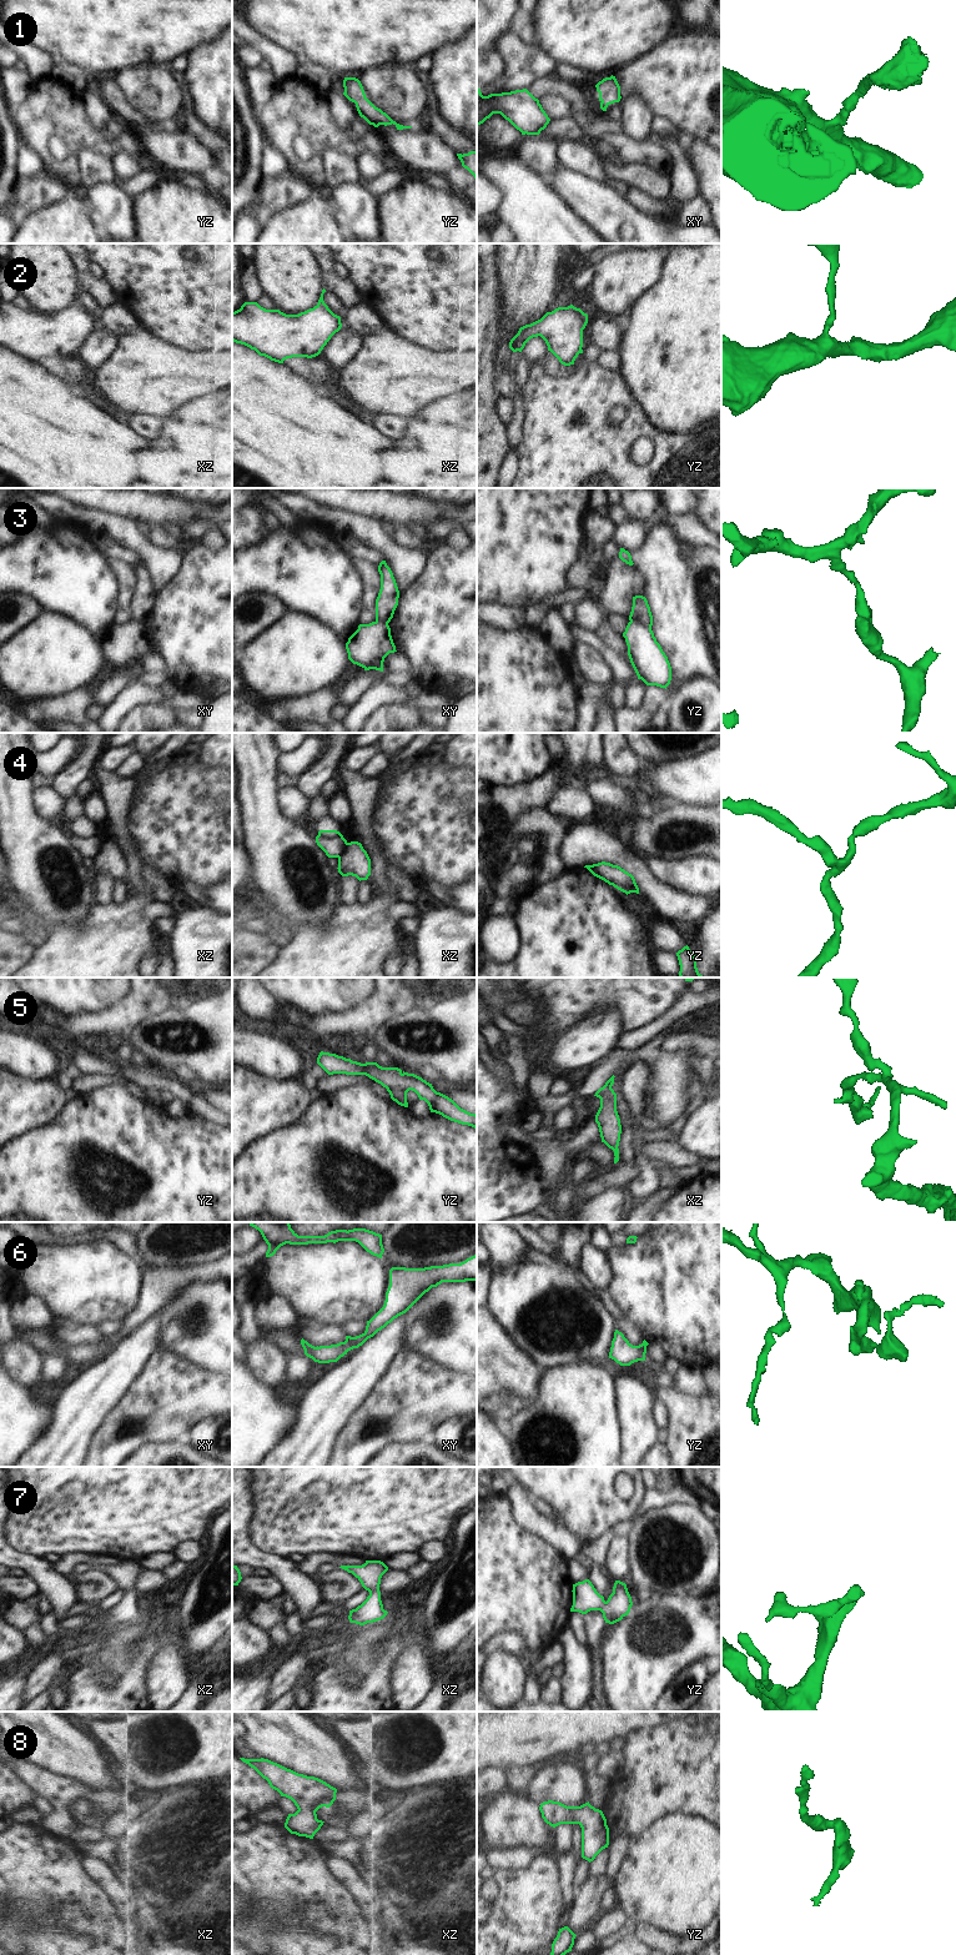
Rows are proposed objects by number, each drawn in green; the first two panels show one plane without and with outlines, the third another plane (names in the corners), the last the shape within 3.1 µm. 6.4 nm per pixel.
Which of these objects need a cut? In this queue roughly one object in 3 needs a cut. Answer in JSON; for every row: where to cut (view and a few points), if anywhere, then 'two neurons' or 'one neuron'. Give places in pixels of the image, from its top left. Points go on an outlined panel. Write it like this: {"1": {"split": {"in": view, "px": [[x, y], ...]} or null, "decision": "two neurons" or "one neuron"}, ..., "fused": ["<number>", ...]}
{"1": {"split": null, "decision": "one neuron"}, "2": {"split": null, "decision": "one neuron"}, "3": {"split": {"in": "yz", "px": [[630, 621], [637, 621], [650, 628]]}, "decision": "two neurons"}, "4": {"split": {"in": "xz", "px": [[347, 843], [338, 858]]}, "decision": "two neurons"}, "5": {"split": null, "decision": "one neuron"}, "6": {"split": null, "decision": "one neuron"}, "7": {"split": null, "decision": "one neuron"}, "8": {"split": null, "decision": "one neuron"}, "fused": ["3", "4"]}

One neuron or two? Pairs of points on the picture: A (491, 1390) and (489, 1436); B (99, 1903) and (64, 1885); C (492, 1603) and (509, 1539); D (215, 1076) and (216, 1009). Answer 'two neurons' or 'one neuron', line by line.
A: two neurons
B: one neuron
C: one neuron
D: one neuron

